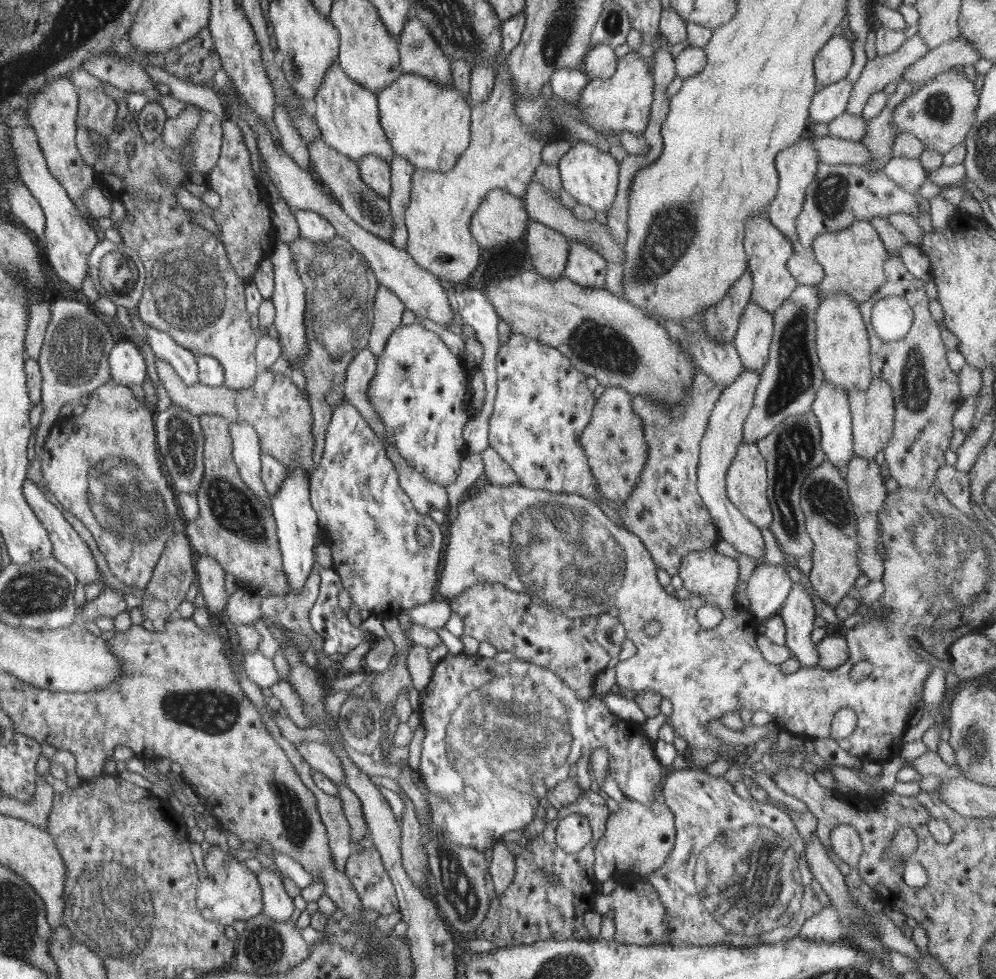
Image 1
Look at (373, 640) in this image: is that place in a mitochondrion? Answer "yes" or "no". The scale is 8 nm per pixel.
no

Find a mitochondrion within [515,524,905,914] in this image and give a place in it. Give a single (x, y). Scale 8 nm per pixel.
(610, 635)

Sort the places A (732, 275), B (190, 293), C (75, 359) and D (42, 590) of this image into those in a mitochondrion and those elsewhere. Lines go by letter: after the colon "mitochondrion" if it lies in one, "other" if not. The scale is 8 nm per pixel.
A: other
B: mitochondrion
C: mitochondrion
D: mitochondrion

